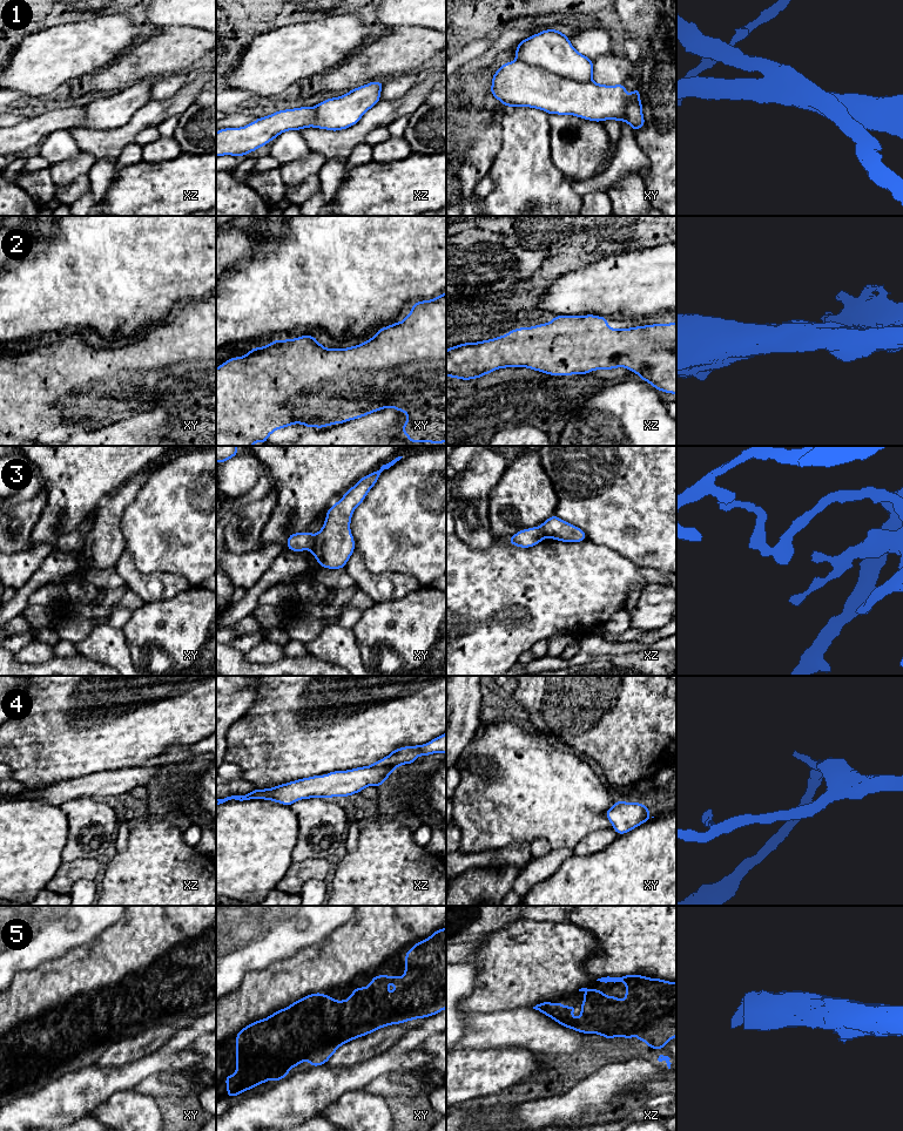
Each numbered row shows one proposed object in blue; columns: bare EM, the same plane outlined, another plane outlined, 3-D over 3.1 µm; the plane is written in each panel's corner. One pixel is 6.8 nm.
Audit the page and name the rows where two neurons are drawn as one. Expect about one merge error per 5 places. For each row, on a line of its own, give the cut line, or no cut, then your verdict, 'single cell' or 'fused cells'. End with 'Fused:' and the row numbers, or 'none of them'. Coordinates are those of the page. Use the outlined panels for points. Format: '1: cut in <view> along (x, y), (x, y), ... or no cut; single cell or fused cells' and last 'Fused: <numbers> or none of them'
1: no cut; single cell
2: no cut; single cell
3: cut in xy along (314, 535), (309, 549); fused cells
4: no cut; single cell
5: no cut; single cell
Fused: 3

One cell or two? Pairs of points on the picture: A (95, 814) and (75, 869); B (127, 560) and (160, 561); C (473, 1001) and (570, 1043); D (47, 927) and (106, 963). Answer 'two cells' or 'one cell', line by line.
A: two cells
B: two cells
C: two cells
D: two cells

